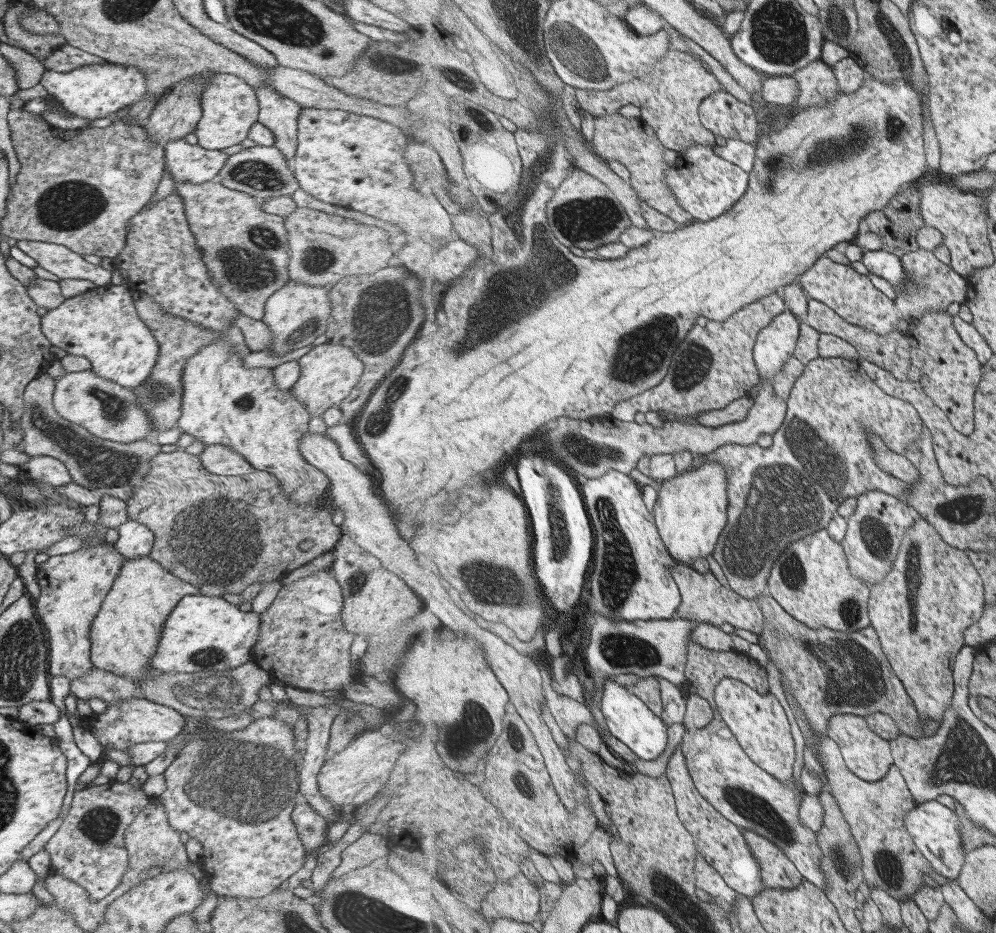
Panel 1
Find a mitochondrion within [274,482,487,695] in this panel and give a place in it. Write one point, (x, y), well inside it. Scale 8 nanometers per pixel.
(356, 585)

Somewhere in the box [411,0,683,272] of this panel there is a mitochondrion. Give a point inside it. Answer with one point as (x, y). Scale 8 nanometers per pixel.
(582, 59)

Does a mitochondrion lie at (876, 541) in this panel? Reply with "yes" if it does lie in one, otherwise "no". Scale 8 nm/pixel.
yes

